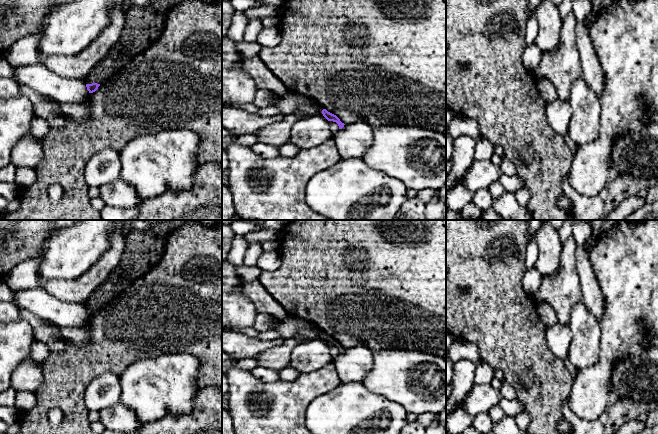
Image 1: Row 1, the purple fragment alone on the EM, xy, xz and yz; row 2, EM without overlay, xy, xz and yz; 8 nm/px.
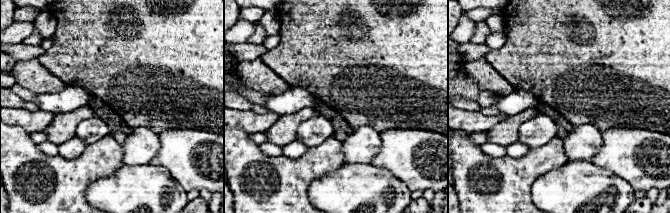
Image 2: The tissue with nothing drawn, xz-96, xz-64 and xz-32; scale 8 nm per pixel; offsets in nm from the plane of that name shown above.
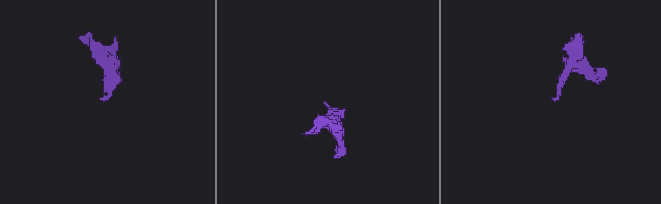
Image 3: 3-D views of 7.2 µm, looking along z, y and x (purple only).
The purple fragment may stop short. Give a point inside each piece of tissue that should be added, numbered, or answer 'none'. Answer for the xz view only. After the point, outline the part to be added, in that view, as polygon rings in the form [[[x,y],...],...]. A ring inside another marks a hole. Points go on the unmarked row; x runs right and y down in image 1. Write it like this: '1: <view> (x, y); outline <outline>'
none

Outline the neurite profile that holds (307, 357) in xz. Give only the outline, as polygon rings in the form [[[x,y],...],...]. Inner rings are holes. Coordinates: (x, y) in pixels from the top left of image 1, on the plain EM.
[[[314,339],[293,348],[289,366],[300,374],[307,374],[316,372],[330,362],[333,362],[333,355],[329,345],[321,339]]]

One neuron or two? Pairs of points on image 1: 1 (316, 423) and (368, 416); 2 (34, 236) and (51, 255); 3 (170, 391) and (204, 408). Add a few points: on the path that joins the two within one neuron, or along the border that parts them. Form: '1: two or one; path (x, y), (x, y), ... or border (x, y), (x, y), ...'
1: one; path (329, 417), (355, 417)
2: two; border (54, 233), (47, 239), (39, 254)
3: two; border (201, 388), (190, 411), (173, 414)

